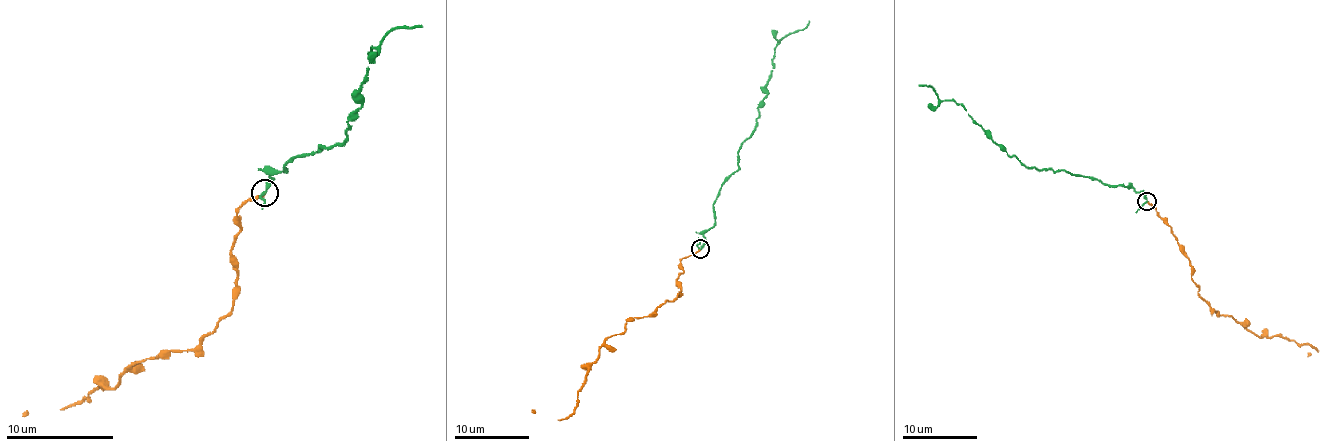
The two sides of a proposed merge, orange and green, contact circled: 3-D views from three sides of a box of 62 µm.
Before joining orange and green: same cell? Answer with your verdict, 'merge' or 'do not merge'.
merge

